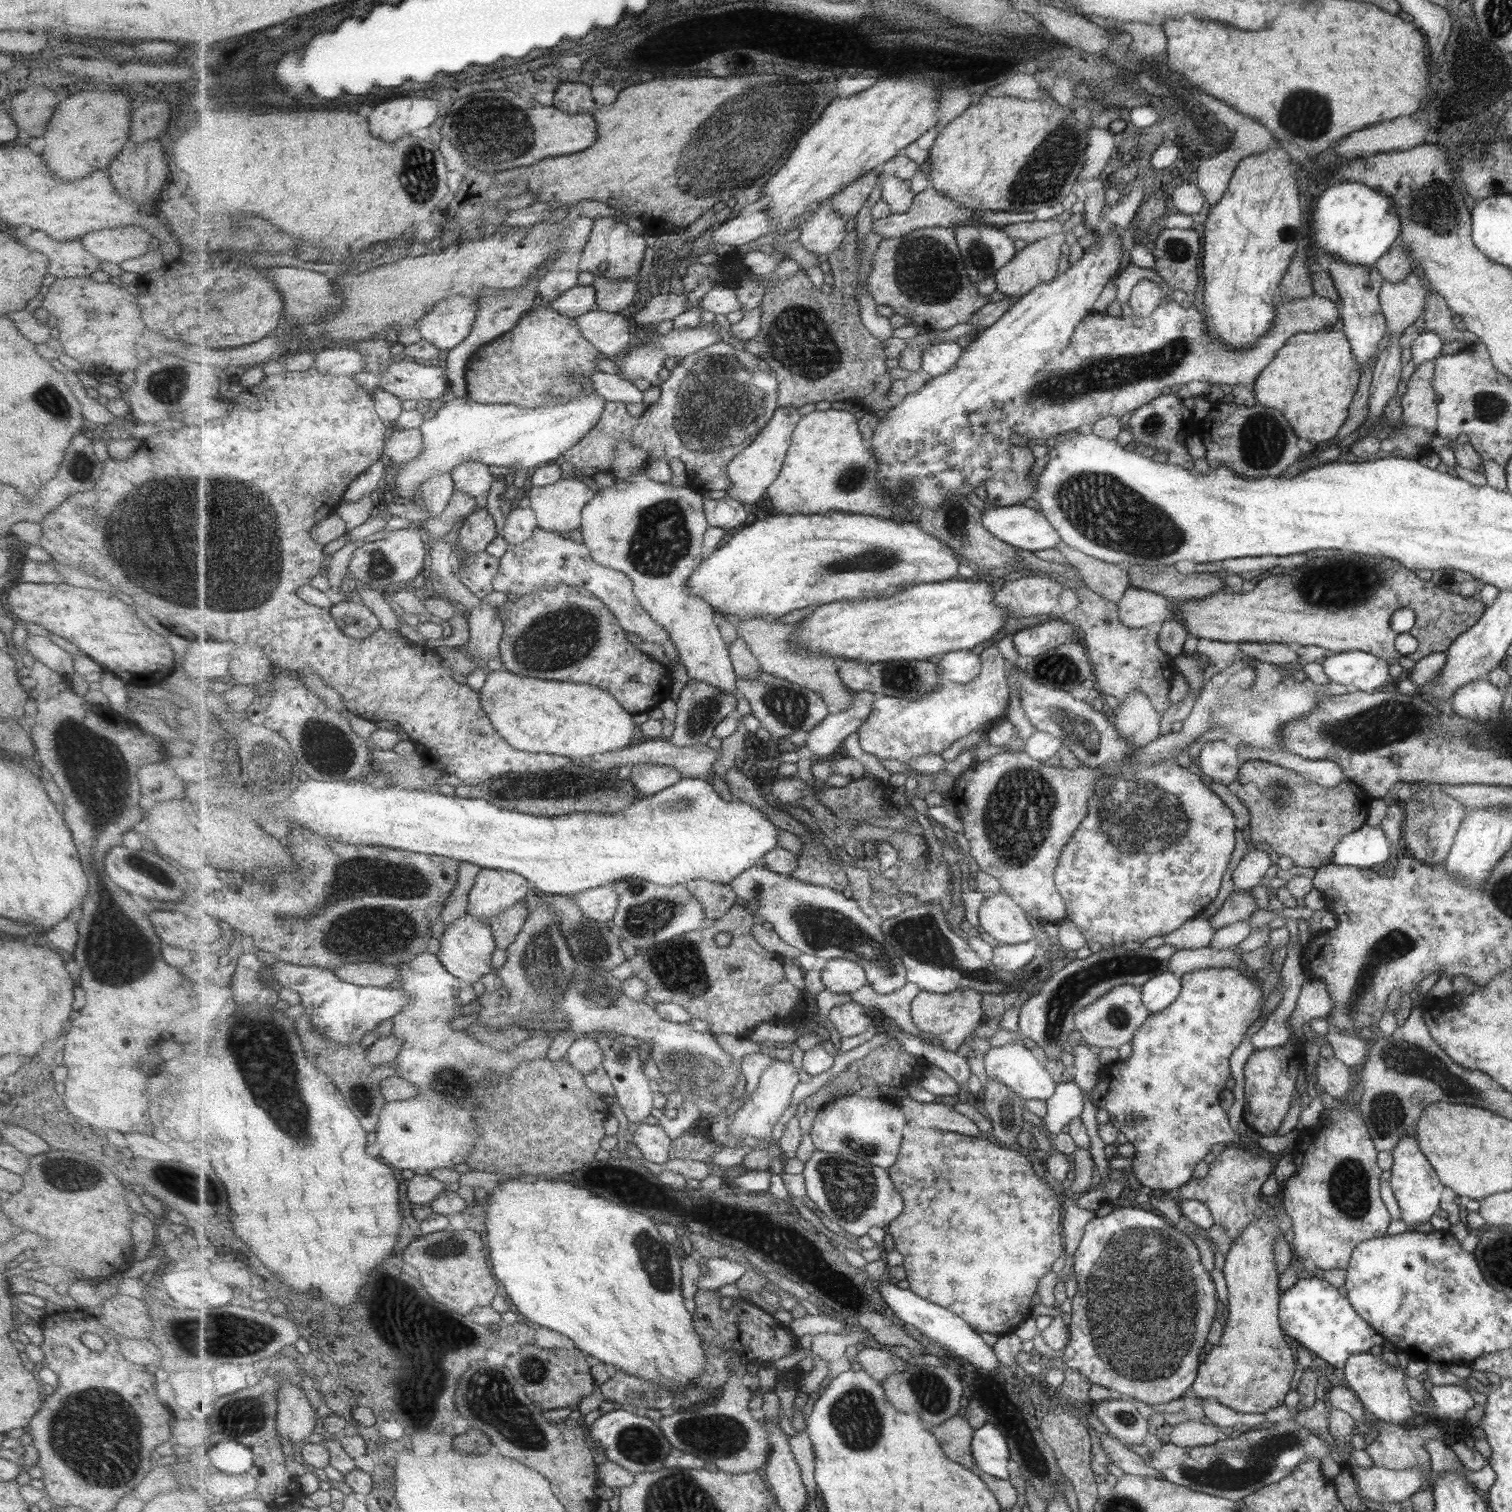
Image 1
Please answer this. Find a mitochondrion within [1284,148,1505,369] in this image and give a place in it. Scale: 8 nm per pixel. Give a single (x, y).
(1432, 206)

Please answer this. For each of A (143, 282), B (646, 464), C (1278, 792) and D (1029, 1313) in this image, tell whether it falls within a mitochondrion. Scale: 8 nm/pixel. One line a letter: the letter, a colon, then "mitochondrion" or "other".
A: other
B: other
C: mitochondrion
D: other

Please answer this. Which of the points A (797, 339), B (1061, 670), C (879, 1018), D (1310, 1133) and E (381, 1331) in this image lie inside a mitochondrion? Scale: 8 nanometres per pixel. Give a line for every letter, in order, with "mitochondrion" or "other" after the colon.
A: mitochondrion
B: mitochondrion
C: other
D: other
E: other

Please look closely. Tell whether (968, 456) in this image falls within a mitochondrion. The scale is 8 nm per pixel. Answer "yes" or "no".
no

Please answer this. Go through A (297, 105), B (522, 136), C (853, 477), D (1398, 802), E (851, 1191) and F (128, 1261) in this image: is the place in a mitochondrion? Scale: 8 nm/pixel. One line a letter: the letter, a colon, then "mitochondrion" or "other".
A: other
B: mitochondrion
C: mitochondrion
D: other
E: mitochondrion
F: other

